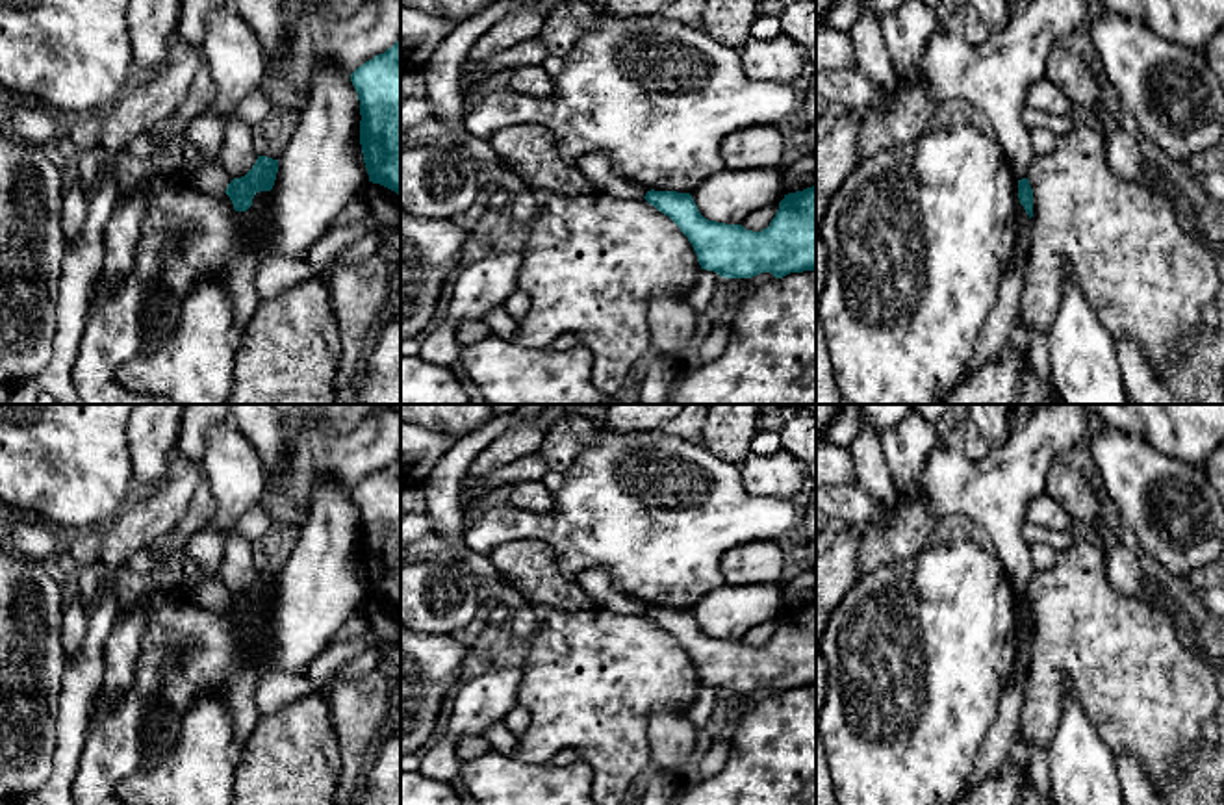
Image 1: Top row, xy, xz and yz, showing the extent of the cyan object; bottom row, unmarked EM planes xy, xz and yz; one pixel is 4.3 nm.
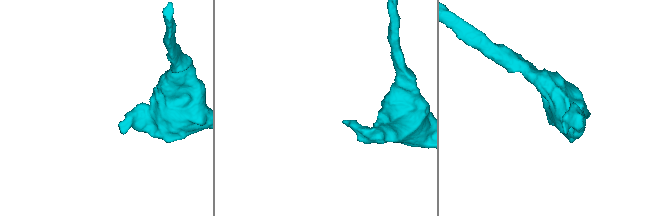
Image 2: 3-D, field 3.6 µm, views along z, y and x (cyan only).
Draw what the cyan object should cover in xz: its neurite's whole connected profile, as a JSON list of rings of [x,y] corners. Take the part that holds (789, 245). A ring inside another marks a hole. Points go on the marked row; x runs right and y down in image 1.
[[[816,184],[784,195],[760,232],[705,219],[690,193],[651,189],[644,198],[681,228],[701,269],[723,278],[816,271]]]

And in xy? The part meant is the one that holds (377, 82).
[[[401,39],[351,74],[360,100],[360,145],[369,182],[401,197]]]

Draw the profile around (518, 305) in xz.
[[[516,289],[504,302],[508,315],[521,323],[530,310],[530,297],[523,289]]]

